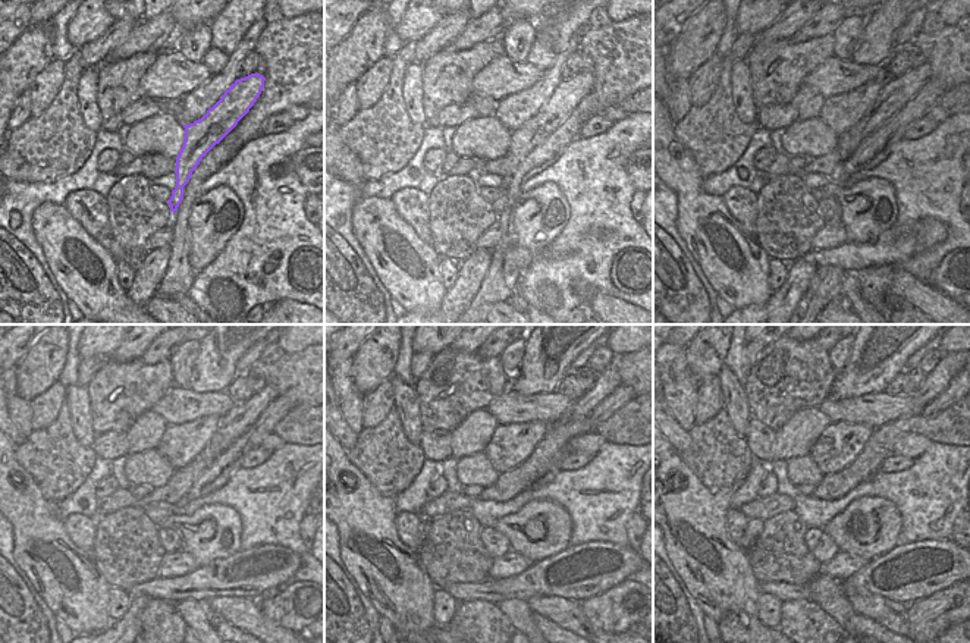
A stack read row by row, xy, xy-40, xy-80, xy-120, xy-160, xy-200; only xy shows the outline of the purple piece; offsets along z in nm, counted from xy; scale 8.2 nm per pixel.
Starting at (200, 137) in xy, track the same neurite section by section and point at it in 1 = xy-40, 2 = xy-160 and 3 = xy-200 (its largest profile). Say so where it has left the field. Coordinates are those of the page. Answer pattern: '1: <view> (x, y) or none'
1: xy-40 (565, 97)
2: xy-160 (608, 380)
3: xy-200 (950, 364)

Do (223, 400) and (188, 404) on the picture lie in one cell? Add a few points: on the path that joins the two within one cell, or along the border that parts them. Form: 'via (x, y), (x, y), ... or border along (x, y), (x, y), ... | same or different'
via (214, 404), (197, 404) | same

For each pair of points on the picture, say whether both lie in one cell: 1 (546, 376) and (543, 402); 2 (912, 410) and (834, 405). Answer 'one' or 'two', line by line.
1: two
2: one

